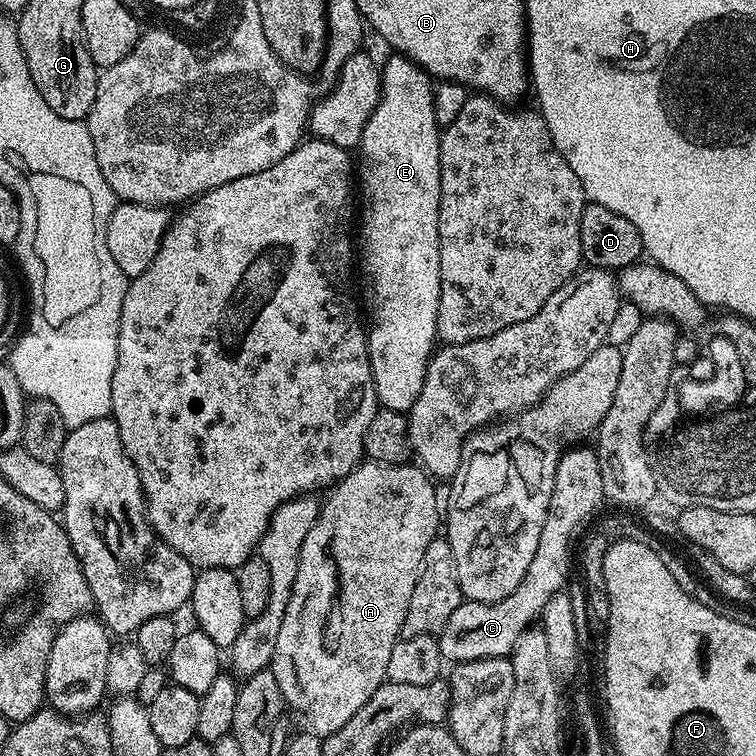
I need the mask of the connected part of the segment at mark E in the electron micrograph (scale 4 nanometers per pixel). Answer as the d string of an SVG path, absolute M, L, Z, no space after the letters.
M392 54L389 57L380 68L380 104L374 114L370 114L358 145L358 192L364 195L364 221L358 224L358 272L364 275L364 292L368 295L366 316L372 319L372 328L370 324L366 335L377 405L407 414L411 412L414 402L418 402L418 394L422 394L428 361L432 359L438 344L438 206L442 129L436 120L433 77L402 55Z

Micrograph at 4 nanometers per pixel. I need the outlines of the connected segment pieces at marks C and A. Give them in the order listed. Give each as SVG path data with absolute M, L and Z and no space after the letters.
M572 446L560 454L558 470L554 474L554 494L550 494L550 510L546 514L546 522L542 522L538 550L534 550L534 562L530 562L526 578L518 582L518 590L514 590L514 594L506 594L506 598L493 604L473 600L461 602L438 633L440 655L445 661L452 660L453 665L458 665L465 664L467 660L511 657L518 638L522 638L524 631L543 617L546 602L565 587L568 567L574 564L572 543L577 543L576 535L581 531L580 536L593 523L592 515L599 510L600 504L605 503L596 453L591 447L580 447L584 446Z
M365 459L363 462L356 465L354 471L350 474L346 474L346 478L342 478L339 484L335 485L327 493L328 501L325 499L320 505L320 513L318 518L314 522L314 526L310 526L310 534L306 534L306 542L302 542L302 554L298 558L298 578L294 578L294 586L292 587L292 593L290 594L290 602L286 606L286 618L282 618L282 630L278 630L278 643L274 645L274 654L272 655L272 663L270 665L274 678L278 678L278 686L282 690L284 695L284 703L289 709L297 708L298 711L304 715L304 720L309 729L315 732L317 736L323 738L334 734L334 730L340 729L342 726L346 726L346 722L350 722L350 718L354 718L354 714L358 714L358 710L362 710L362 706L367 700L370 699L370 694L374 694L374 690L378 690L380 684L385 683L386 680L386 665L390 663L390 650L394 650L397 640L401 639L400 627L402 622L406 622L406 606L410 606L410 594L414 594L414 582L418 582L418 574L420 573L420 567L422 566L422 554L426 554L426 546L430 546L430 542L437 539L438 532L436 527L441 527L442 524L442 504L436 501L436 488L433 477L429 476L423 468L417 466L412 462L405 462L402 464L379 464L370 459Z

